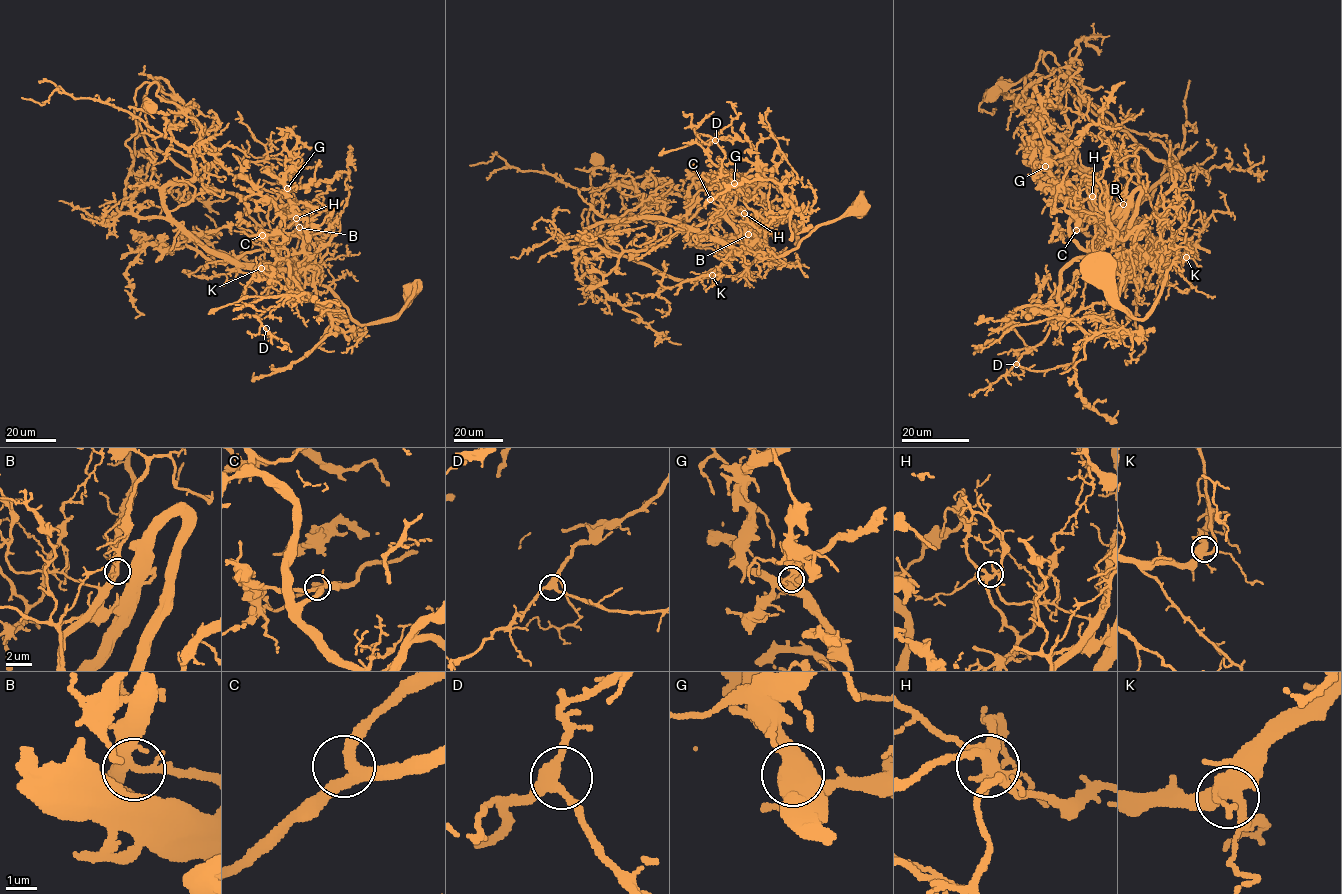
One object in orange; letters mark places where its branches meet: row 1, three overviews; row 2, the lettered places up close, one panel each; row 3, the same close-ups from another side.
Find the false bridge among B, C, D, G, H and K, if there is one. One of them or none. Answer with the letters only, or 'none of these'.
H

